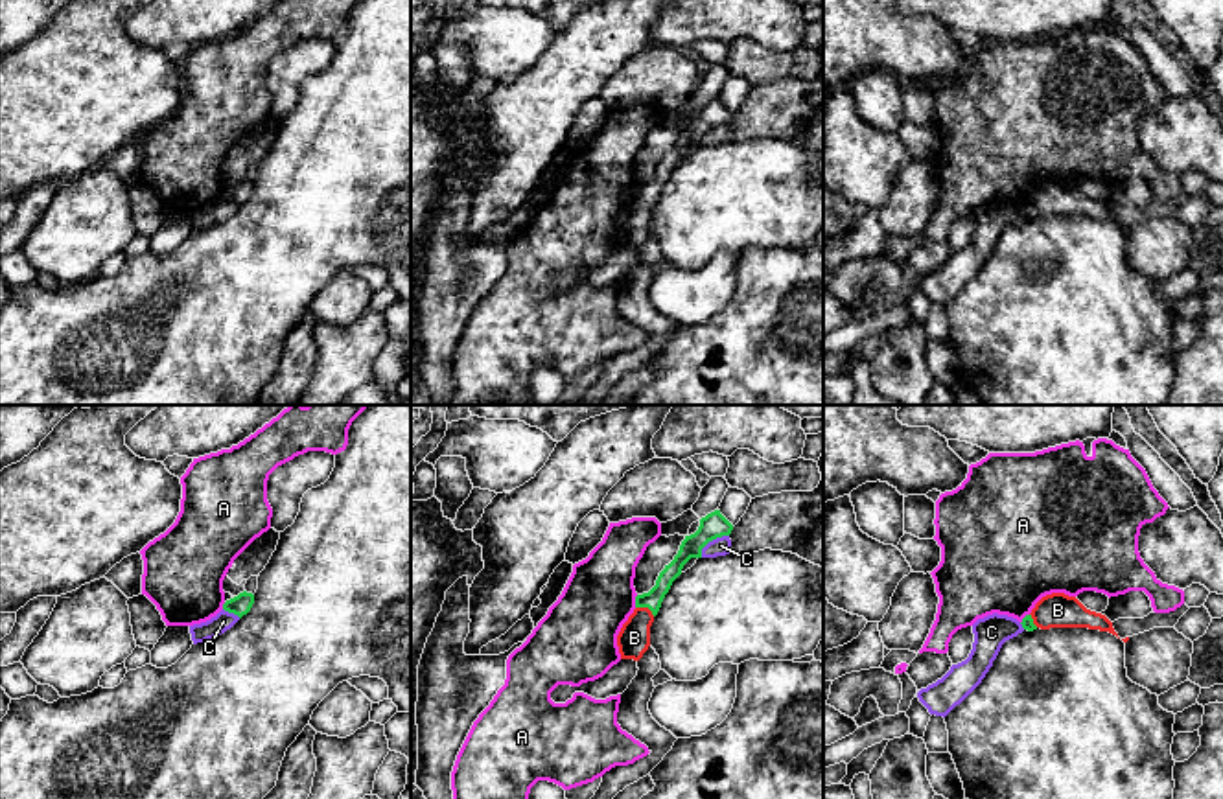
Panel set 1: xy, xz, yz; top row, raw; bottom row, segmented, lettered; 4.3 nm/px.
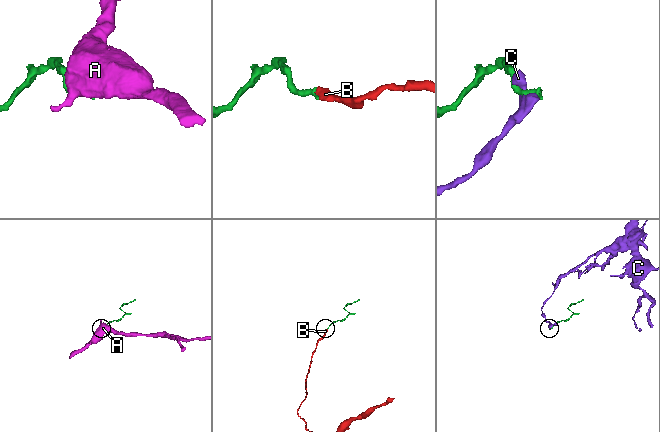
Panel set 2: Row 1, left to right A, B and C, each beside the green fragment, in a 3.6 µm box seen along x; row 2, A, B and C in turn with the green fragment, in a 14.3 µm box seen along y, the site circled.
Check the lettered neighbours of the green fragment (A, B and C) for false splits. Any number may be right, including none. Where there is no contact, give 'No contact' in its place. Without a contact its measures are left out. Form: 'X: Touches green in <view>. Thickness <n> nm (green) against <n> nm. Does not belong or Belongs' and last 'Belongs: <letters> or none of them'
A: Touches green in xz. Thickness 80 nm (green) against 320 nm. Does not belong
B: Touches green in xz. Thickness 80 nm (green) against 140 nm. Belongs
C: Touches green in xz. Thickness 110 nm (green) against 80 nm. Does not belong
Belongs: B

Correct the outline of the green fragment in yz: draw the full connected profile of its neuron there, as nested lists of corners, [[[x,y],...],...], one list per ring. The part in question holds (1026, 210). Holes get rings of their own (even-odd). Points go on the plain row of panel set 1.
[[[1065,180],[1042,184],[1020,212],[1028,219],[1037,215],[1089,215],[1109,219],[1118,225],[1112,210],[1105,203],[1087,197],[1076,184]]]

